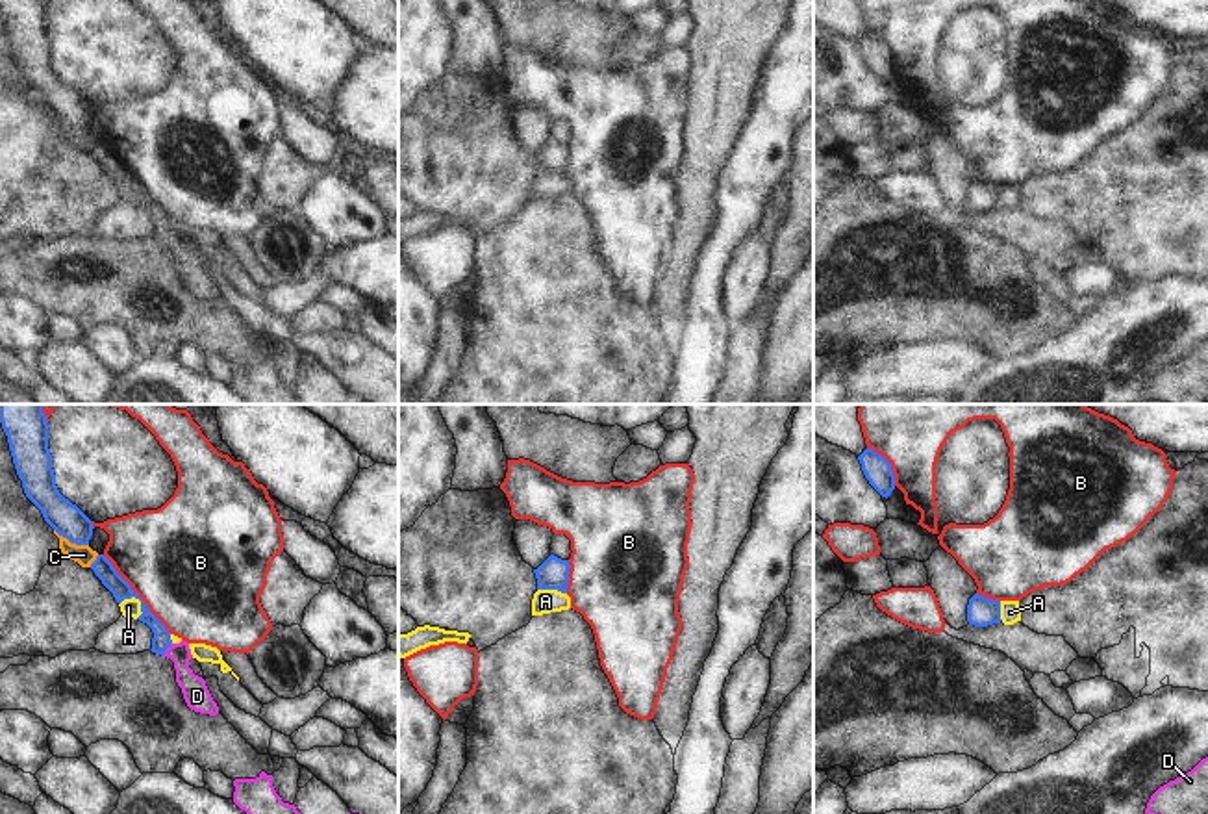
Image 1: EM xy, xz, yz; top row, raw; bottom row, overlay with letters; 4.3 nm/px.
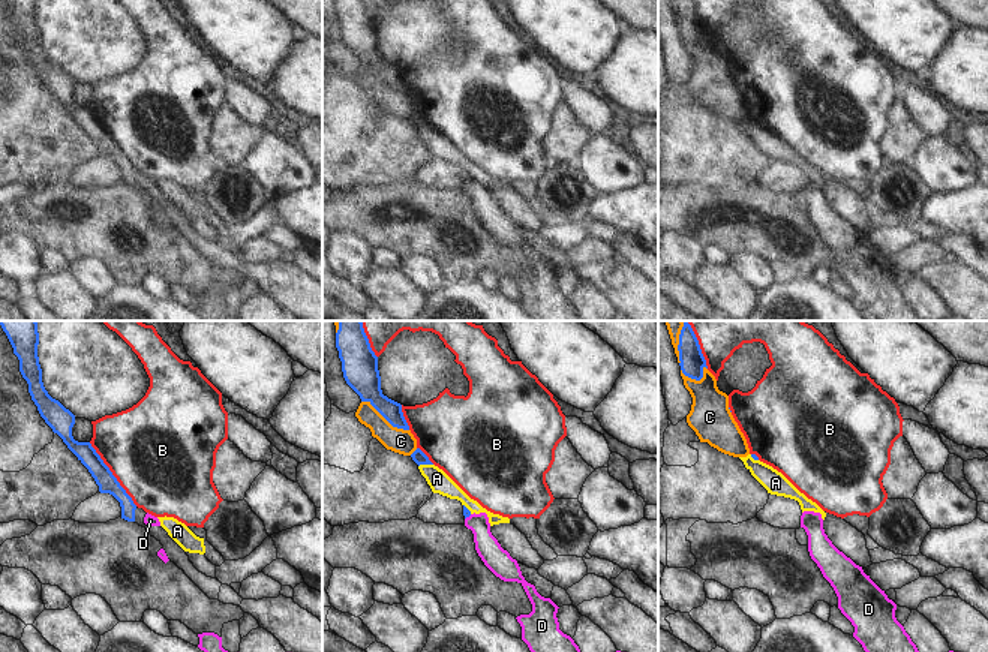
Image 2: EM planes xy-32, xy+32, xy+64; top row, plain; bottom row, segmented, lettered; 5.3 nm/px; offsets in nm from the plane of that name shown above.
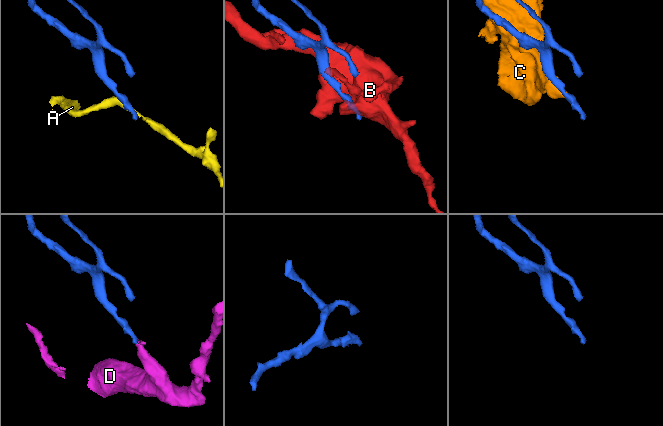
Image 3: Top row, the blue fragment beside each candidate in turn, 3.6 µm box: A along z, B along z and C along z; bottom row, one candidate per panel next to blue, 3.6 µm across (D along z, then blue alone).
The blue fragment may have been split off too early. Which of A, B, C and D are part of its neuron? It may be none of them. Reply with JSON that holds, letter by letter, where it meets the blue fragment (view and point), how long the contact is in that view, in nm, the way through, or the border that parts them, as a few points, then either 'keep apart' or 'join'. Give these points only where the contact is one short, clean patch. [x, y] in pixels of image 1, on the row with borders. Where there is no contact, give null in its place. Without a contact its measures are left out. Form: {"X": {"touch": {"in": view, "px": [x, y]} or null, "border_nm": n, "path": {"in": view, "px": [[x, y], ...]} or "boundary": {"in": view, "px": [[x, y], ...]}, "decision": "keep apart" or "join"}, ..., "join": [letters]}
{"A": {"touch": {"in": "xy", "px": [136, 597]}, "border_nm": 120, "boundary": {"in": "xy", "px": [[119, 605], [125, 599], [136, 597], [143, 612]]}, "decision": "keep apart"}, "B": {"touch": {"in": "xy", "px": [136, 594]}, "border_nm": 460, "decision": "keep apart"}, "C": {"touch": {"in": "xy", "px": [71, 542]}, "border_nm": 170, "decision": "keep apart"}, "D": {"touch": {"in": "xy", "px": [167, 648]}, "border_nm": 80, "path": {"in": "xy", "px": [[162, 640], [167, 648], [197, 696]]}, "decision": "join"}, "join": ["D"]}

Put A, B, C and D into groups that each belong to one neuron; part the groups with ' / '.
A / B / C / D

